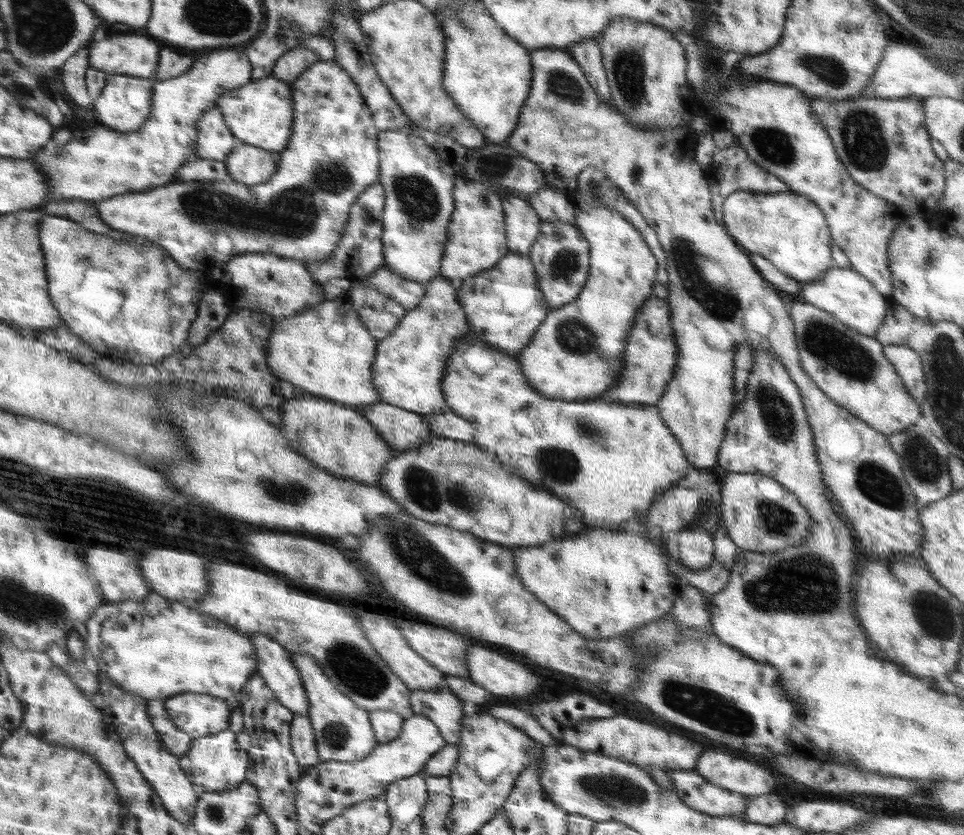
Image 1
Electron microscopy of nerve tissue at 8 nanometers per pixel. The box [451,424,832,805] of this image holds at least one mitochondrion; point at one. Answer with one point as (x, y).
(701, 703)

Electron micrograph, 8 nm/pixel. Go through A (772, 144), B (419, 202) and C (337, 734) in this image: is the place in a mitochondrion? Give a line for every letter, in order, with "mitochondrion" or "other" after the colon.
A: mitochondrion
B: mitochondrion
C: mitochondrion

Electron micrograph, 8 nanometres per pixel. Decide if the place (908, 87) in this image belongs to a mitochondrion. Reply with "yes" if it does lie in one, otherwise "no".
no

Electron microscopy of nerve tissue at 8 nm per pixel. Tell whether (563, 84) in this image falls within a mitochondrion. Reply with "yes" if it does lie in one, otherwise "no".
yes

